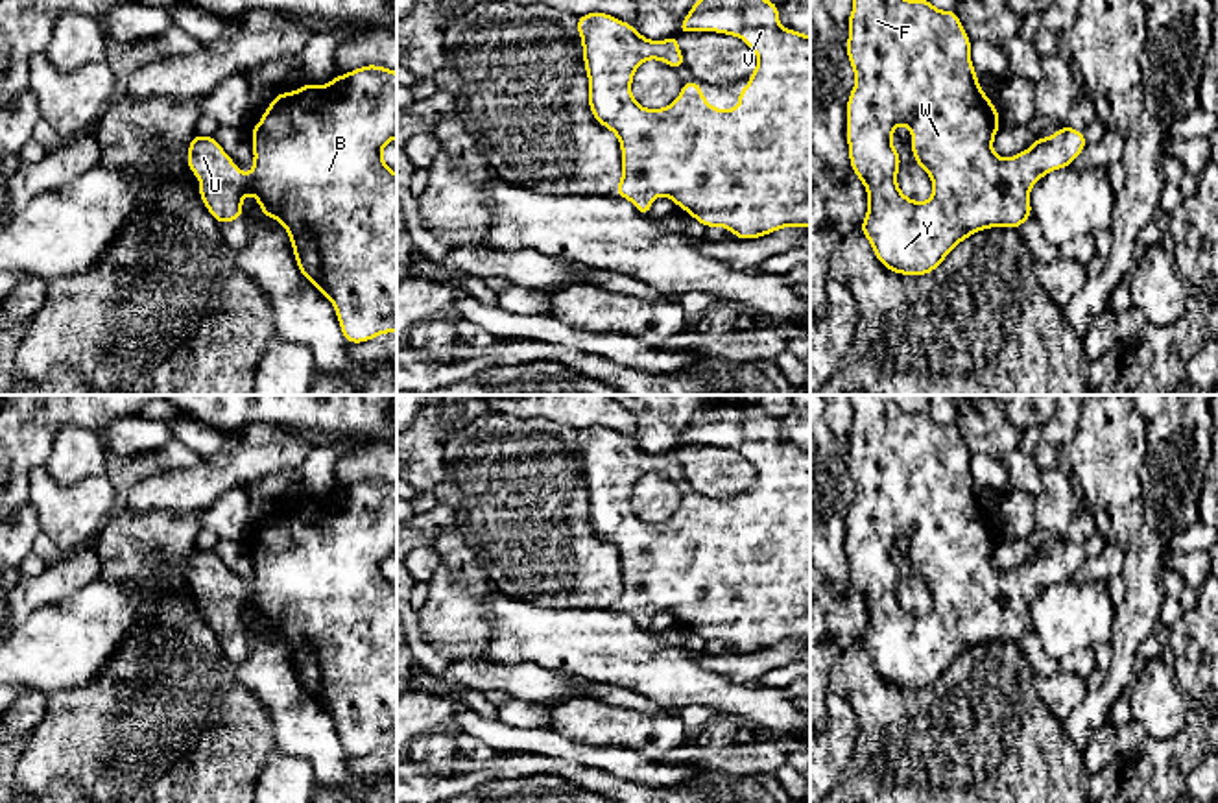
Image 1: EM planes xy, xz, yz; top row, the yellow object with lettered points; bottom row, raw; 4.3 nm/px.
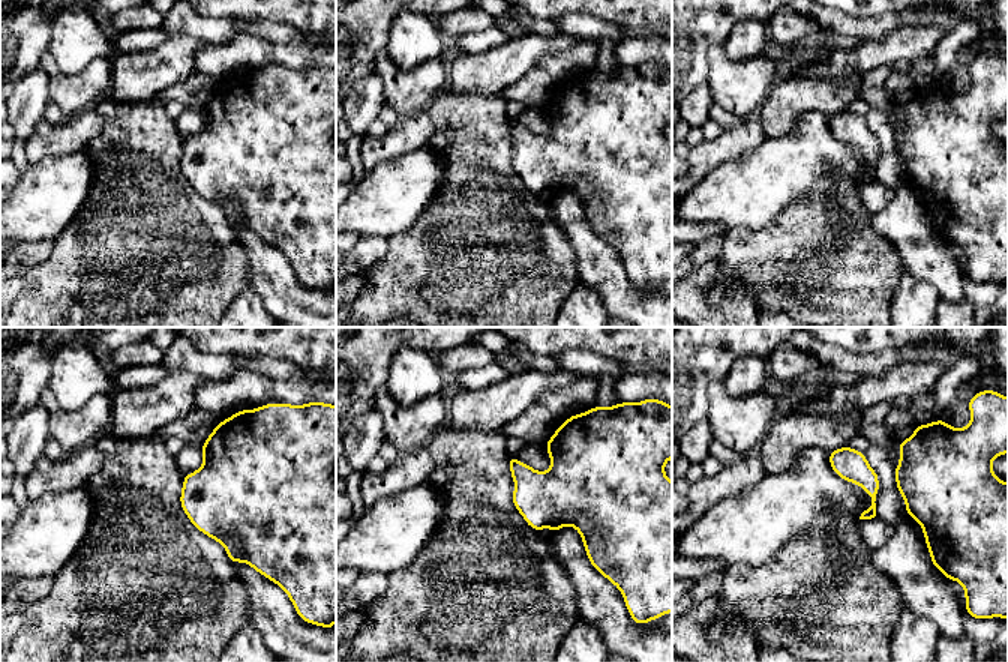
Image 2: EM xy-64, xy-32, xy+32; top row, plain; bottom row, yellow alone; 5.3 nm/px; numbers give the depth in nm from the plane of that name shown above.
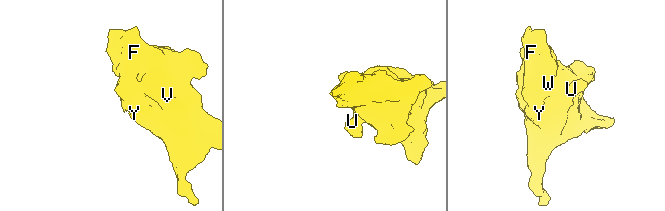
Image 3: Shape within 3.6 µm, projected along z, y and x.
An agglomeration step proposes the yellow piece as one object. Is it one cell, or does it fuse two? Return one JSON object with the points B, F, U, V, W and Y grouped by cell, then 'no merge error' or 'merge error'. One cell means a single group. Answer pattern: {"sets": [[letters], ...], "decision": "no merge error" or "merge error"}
{"sets": [["B", "F", "U", "V", "W", "Y"]], "decision": "no merge error"}

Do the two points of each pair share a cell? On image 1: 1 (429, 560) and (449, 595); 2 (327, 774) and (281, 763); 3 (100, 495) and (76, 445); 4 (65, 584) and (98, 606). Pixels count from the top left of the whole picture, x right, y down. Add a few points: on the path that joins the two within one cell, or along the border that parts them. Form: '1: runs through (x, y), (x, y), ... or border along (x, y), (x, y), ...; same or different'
1: border along (434, 547), (440, 567), (427, 582); different
2: border along (277, 746), (299, 755), (309, 765), (316, 781); different
3: border along (48, 469), (58, 482), (67, 486), (106, 473); different
4: border along (100, 578), (35, 610); different

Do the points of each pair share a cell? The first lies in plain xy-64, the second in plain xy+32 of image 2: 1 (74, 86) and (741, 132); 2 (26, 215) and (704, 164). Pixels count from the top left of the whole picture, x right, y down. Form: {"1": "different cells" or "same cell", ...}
{"1": "different cells", "2": "different cells"}

